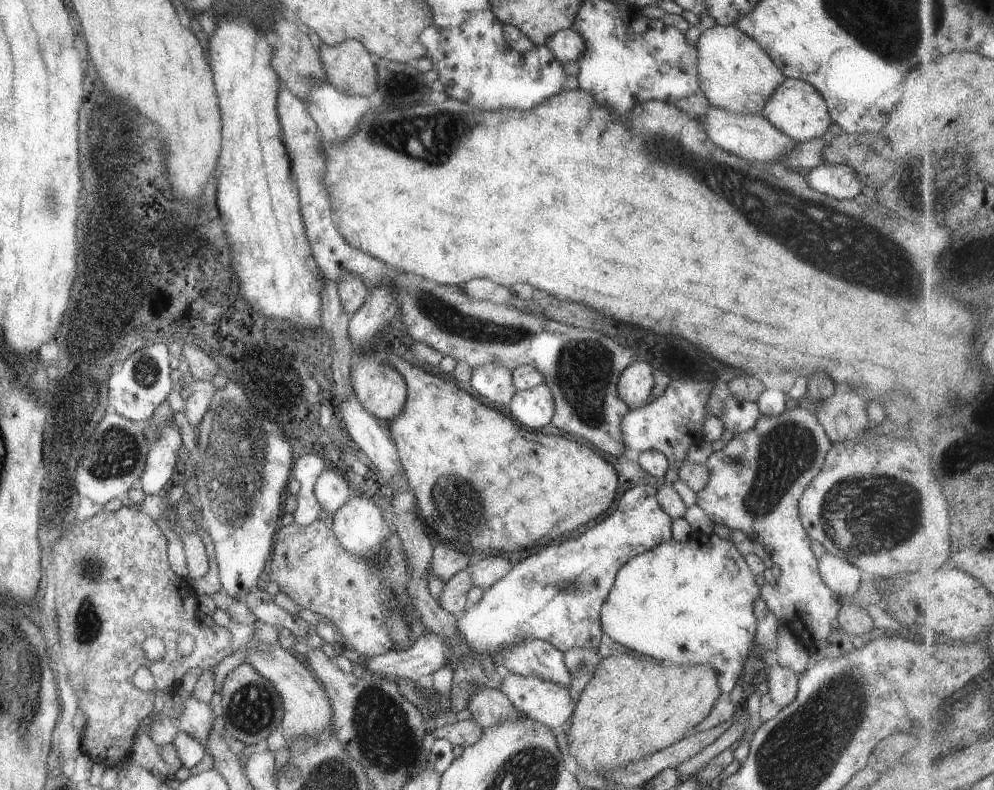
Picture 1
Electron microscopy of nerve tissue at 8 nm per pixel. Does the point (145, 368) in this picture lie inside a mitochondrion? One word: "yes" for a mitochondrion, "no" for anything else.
yes

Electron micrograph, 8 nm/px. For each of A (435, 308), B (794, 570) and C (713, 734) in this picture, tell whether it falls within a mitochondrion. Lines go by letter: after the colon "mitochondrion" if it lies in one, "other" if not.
A: mitochondrion
B: other
C: other

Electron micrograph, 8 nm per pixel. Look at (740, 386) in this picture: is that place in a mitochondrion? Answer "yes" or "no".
no

